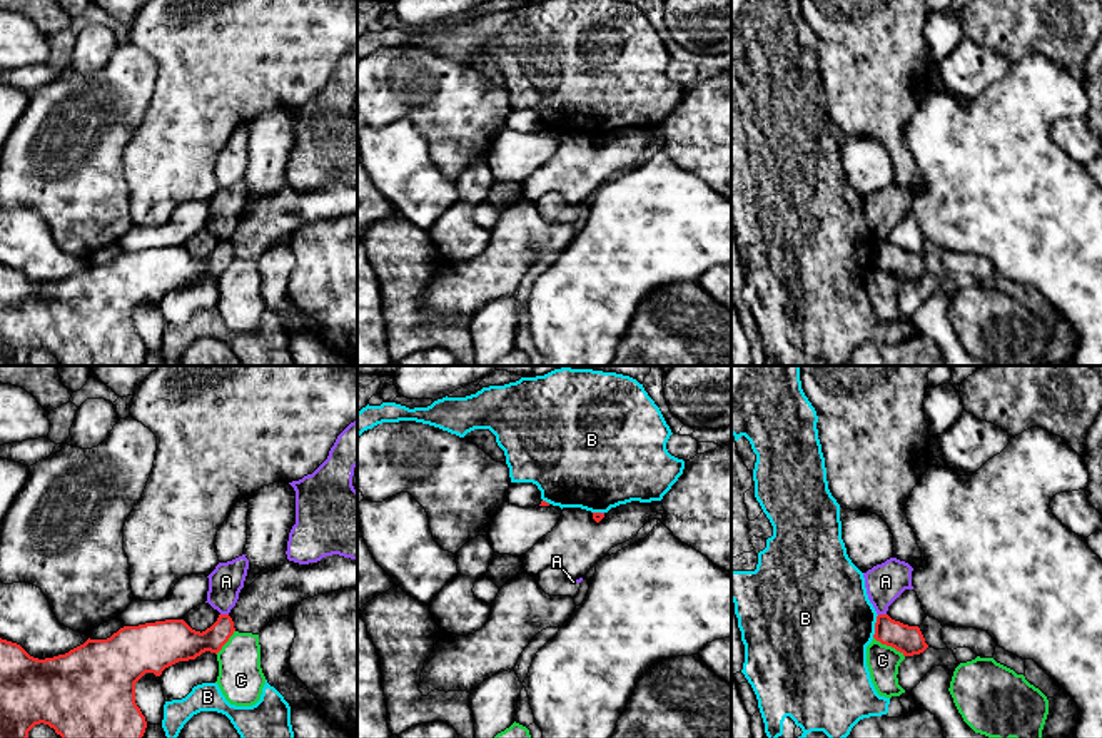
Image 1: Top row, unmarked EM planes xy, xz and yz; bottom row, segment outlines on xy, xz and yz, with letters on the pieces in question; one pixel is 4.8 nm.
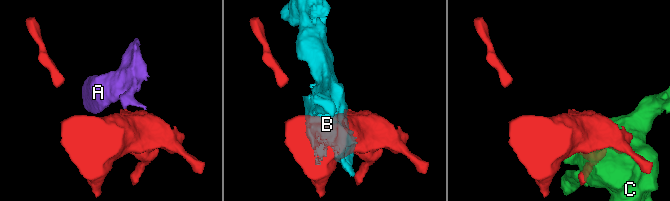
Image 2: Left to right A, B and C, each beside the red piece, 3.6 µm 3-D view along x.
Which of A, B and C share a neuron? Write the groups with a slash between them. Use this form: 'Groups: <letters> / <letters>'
Groups: A / B / C

